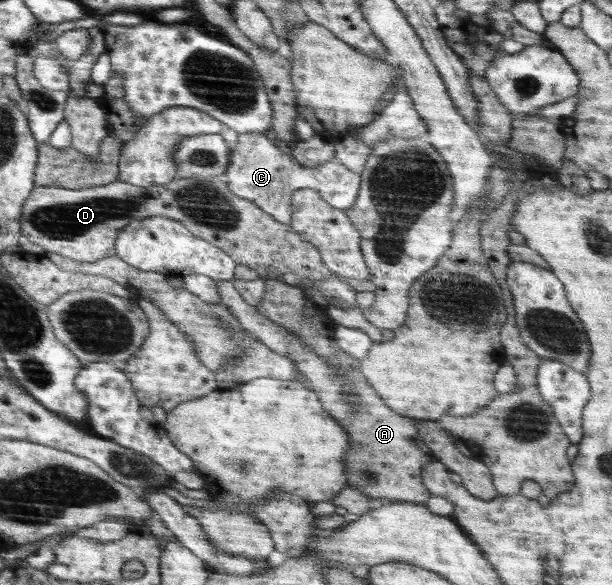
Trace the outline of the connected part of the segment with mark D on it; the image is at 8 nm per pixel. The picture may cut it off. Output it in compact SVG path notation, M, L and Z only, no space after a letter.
M188 177L170 180L164 185L134 186L116 180L110 184L70 190L61 186L36 187L24 202L22 218L22 238L42 246L47 254L62 255L72 260L93 263L115 254L115 240L119 231L126 228L132 220L165 216L176 219L200 238L207 239L220 250L227 252L236 262L252 267L260 274L260 279L276 280L289 285L313 284L326 279L340 279L348 283L357 292L374 292L377 286L371 281L360 282L352 278L342 278L332 274L323 261L320 251L311 242L296 232L289 224L281 223L267 211L256 206L247 198L240 198L228 188L228 183L219 177Z

